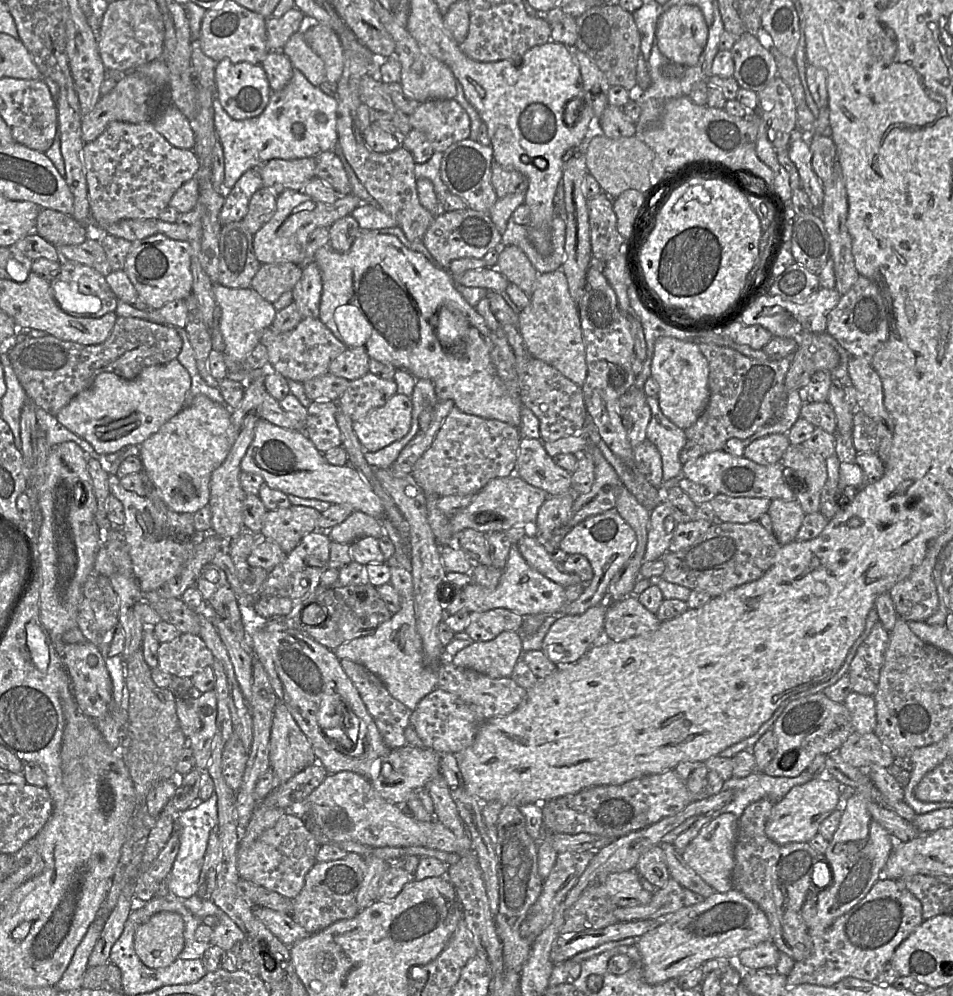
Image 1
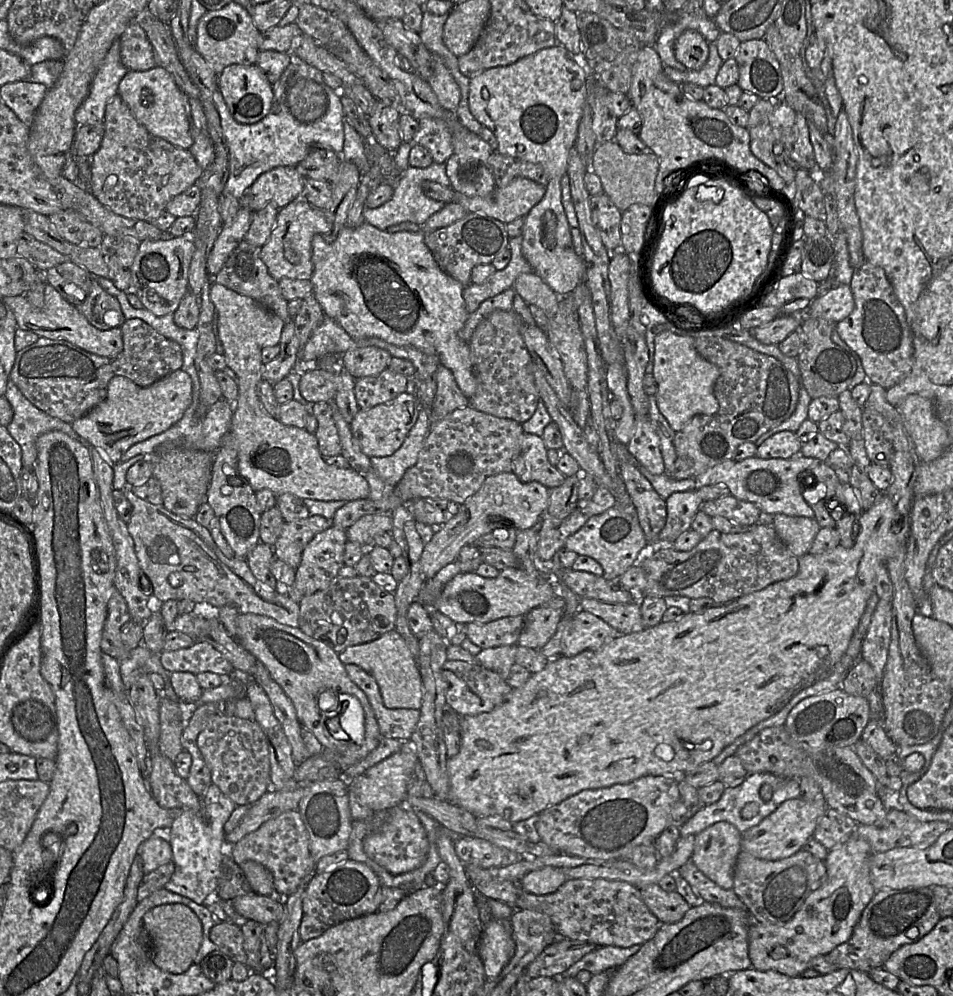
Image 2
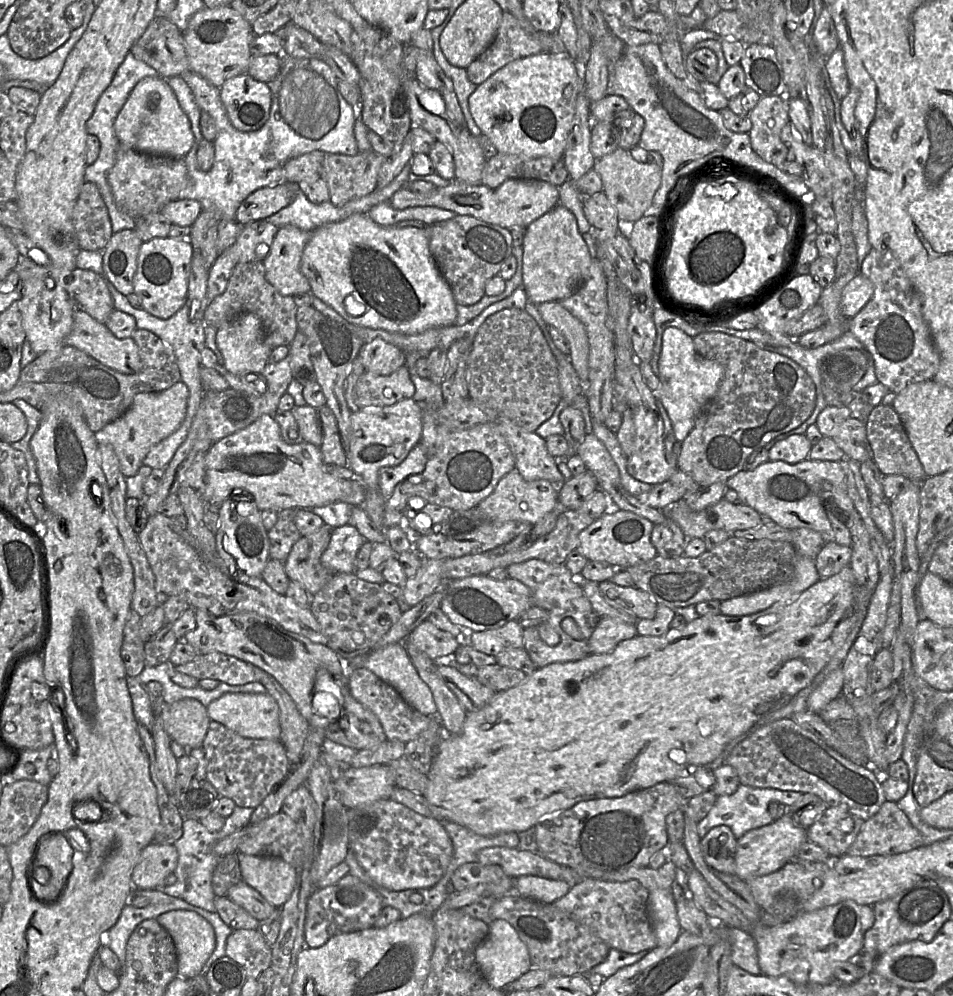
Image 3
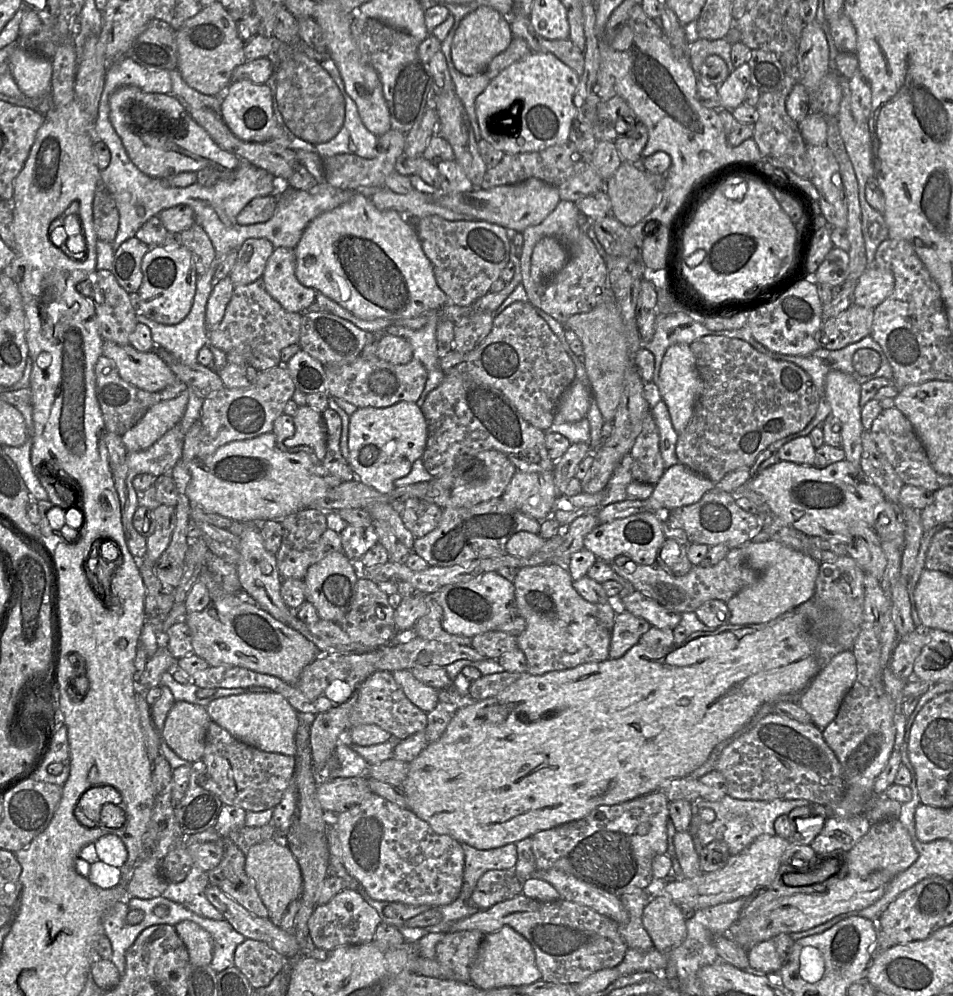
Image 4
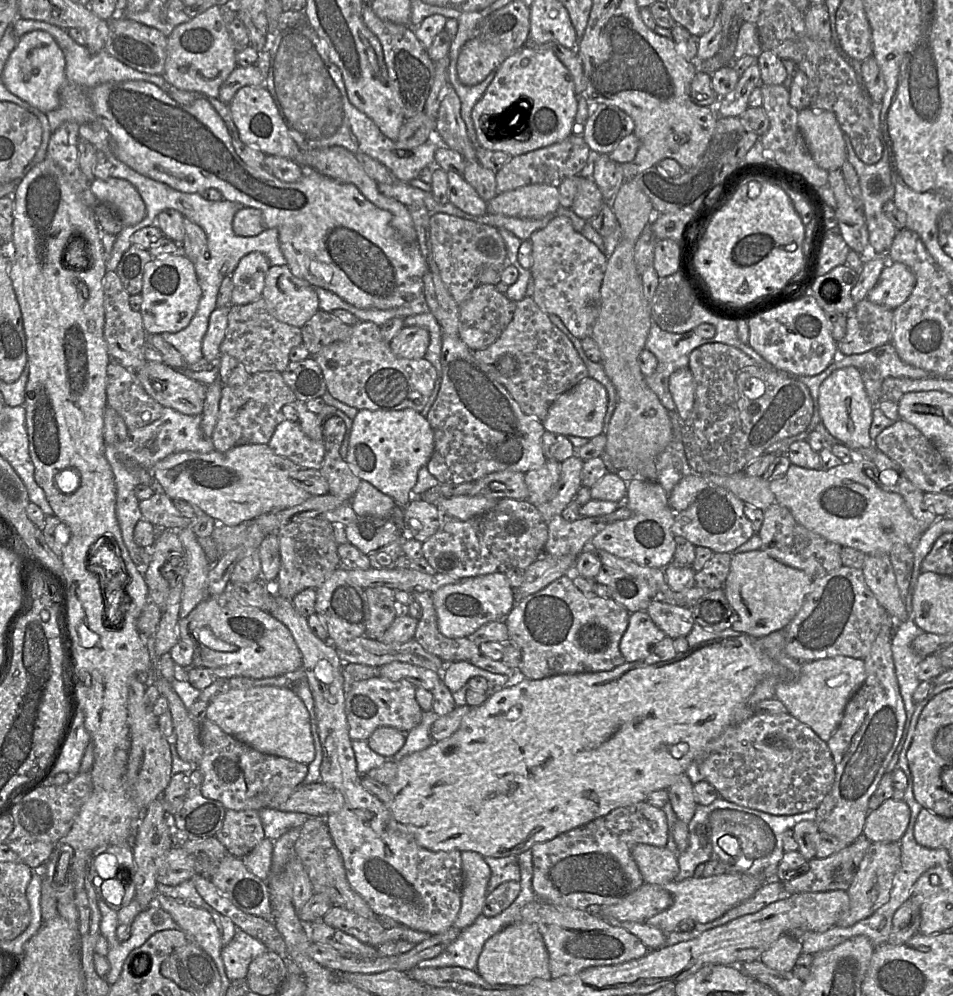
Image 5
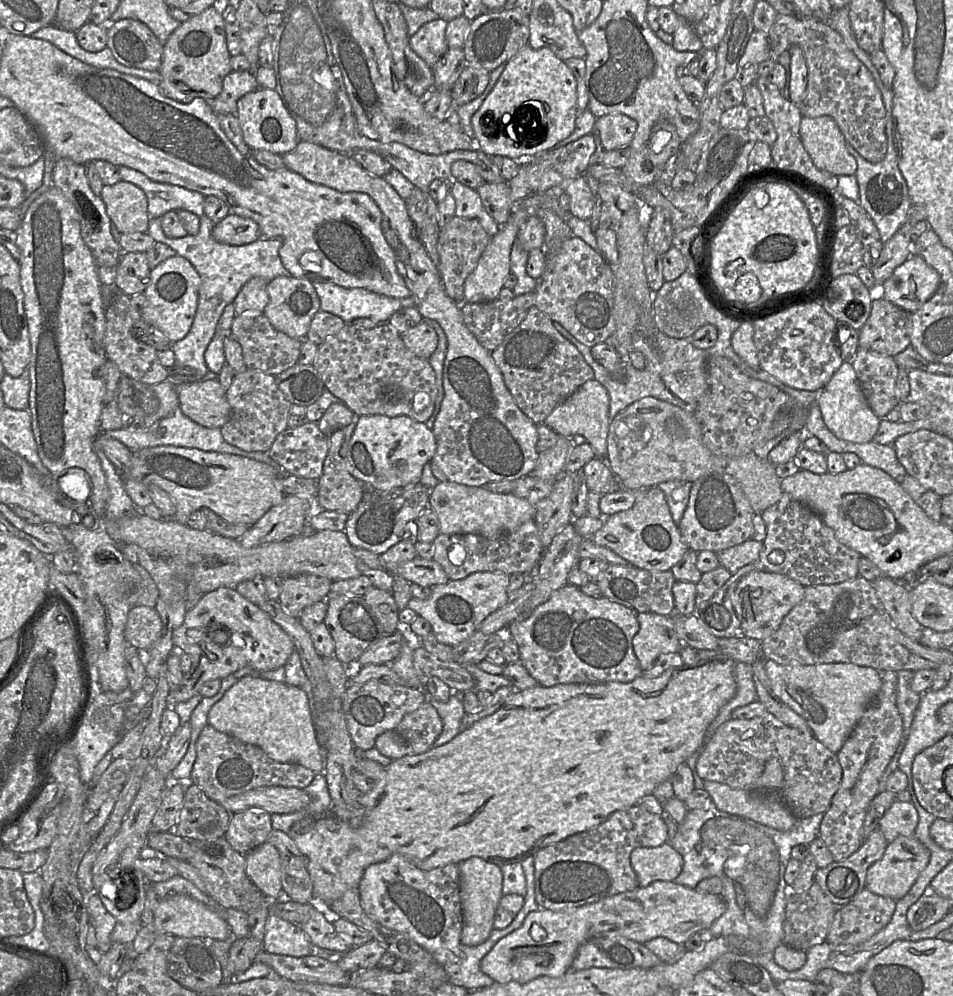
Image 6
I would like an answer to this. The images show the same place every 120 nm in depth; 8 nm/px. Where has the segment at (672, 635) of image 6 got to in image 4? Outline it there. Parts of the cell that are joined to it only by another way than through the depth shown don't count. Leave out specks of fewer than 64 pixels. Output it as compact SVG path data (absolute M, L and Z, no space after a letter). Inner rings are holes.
M618 609L615 615L615 623L612 630L609 647L609 658L622 657L631 647L637 644L651 625L645 619Z

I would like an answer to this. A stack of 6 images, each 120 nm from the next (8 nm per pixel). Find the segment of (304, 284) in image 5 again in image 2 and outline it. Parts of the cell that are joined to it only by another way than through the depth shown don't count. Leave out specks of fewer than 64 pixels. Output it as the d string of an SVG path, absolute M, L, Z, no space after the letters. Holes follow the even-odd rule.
M296 198L280 208L276 223L267 242L259 248L259 255L269 274L279 281L282 278L310 280L313 273L312 239L328 230L325 211L311 205L305 198Z

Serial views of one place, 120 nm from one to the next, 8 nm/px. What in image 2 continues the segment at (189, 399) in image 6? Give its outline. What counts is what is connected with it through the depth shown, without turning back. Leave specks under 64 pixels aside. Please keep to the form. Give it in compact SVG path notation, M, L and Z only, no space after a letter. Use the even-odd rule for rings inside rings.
M50 284L45 287L45 303L42 309L36 309L24 295L7 296L1 299L4 305L14 314L18 327L30 330L53 340L66 340L79 348L99 356L114 358L123 350L123 338L120 328L100 330Z

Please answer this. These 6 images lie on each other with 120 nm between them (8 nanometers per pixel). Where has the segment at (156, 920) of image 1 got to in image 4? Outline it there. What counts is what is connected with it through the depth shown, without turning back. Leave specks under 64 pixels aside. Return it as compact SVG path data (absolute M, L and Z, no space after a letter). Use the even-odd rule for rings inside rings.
M189 920L176 924L174 928L187 948L189 963L196 966L209 965L213 953L211 935L198 924Z

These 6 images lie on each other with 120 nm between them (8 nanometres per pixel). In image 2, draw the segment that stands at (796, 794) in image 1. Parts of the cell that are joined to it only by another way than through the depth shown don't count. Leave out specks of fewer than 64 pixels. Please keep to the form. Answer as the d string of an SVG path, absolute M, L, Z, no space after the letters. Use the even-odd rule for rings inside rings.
M822 793L811 802L800 797L788 799L759 824L741 834L741 850L767 861L790 857L800 851L805 843L813 837L817 822L827 809L828 805Z

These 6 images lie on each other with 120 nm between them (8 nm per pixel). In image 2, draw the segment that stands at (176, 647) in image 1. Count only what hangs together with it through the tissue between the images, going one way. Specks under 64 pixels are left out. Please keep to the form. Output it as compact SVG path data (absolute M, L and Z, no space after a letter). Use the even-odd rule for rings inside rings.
M196 641L188 648L175 651L162 651L160 660L169 672L190 672L199 674L212 672L223 679L233 678L235 669L218 650L206 641Z

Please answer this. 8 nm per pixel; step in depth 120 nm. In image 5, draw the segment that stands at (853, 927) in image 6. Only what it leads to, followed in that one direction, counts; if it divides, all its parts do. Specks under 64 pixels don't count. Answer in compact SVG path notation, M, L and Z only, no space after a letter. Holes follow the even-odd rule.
M899 842L871 843L847 891L850 900L849 908L836 925L844 928L852 927L859 921L870 917L889 901L894 877L900 868L901 854Z

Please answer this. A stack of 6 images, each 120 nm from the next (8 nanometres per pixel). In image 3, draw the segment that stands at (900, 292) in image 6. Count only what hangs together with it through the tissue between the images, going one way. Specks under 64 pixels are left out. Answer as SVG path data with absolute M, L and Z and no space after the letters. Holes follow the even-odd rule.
M862 274L854 277L843 289L840 300L841 313L846 319L857 315L874 293L873 283Z

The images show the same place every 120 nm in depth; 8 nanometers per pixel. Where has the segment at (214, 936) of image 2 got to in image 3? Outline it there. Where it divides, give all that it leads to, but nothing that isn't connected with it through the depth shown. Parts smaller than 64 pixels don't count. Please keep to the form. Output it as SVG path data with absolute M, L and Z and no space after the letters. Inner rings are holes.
M233 930L226 941L226 955L255 980L272 964L271 945L257 930Z

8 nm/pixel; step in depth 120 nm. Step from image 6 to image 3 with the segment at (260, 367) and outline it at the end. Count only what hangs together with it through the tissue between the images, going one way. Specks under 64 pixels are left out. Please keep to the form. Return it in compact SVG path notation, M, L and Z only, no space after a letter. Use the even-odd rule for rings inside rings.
M263 262L237 263L225 292L217 296L207 306L204 313L204 323L219 328L240 314L253 313L262 321L266 344L274 349L278 346L289 346L292 343L298 331L297 308L293 297L282 295L266 280Z

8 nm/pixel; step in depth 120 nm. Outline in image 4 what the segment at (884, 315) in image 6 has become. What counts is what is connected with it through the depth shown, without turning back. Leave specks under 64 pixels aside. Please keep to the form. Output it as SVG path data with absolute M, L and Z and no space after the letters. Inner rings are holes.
M853 304L836 317L823 321L815 339L821 348L839 350L870 336L874 310Z

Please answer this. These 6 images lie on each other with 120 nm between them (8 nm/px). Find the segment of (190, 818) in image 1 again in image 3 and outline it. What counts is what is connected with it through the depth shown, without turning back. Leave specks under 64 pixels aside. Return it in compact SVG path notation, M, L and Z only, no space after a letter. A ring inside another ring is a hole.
M236 806L233 812L225 818L223 827L217 831L209 831L198 820L184 819L182 836L174 843L178 854L176 868L173 872L176 876L176 881L171 885L161 887L161 890L165 894L182 899L193 906L209 912L216 912L212 876L220 857L214 852L213 846L217 841L248 826L253 811L253 808Z

